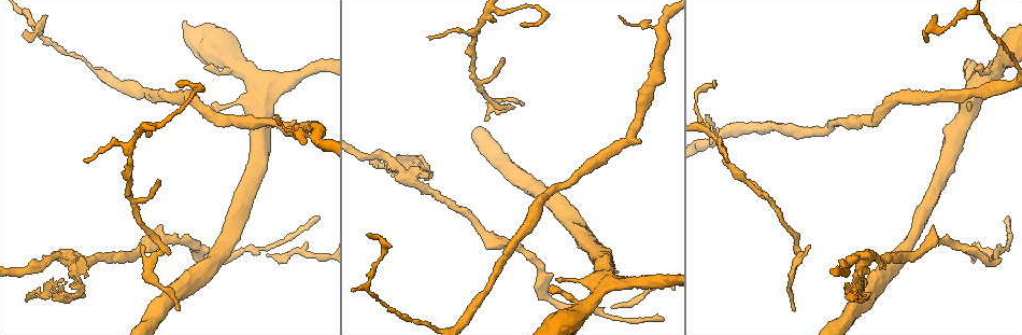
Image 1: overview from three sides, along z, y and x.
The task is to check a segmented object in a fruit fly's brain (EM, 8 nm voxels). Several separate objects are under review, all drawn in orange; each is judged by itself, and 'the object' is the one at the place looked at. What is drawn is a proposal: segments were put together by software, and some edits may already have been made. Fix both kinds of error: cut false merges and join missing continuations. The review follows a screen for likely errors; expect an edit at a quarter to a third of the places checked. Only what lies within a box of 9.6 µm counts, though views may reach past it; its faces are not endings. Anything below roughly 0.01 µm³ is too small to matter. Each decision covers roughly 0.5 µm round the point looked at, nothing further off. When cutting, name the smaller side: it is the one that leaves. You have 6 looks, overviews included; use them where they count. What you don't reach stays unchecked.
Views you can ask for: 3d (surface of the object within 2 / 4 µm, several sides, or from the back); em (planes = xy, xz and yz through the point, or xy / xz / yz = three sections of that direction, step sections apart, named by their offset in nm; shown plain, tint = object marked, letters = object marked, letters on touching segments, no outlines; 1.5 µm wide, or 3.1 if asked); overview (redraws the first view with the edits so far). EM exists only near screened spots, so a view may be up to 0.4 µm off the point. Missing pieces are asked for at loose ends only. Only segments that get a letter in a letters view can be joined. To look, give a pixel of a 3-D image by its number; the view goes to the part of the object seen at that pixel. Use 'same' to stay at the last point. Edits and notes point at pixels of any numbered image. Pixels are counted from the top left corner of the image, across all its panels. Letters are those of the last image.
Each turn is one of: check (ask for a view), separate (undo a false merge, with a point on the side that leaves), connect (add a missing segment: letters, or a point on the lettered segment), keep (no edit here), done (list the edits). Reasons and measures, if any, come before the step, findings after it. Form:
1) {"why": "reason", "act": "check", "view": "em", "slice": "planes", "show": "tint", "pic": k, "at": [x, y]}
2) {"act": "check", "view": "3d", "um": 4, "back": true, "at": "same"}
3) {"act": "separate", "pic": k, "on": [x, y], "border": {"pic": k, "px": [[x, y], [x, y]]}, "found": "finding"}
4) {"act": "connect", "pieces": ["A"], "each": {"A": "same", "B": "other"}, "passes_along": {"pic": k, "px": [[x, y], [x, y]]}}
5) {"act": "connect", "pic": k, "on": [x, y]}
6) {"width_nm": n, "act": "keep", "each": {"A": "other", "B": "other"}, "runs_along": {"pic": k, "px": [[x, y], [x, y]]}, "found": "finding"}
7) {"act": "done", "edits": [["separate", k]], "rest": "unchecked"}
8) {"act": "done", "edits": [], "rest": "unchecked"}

{"why": "free end", "act": "check", "view": "3d", "um": 2, "back": true, "pic": 1, "at": [179, 310]}

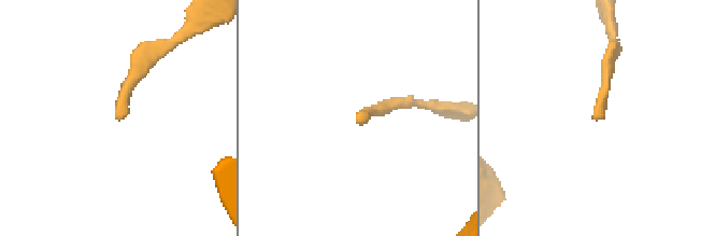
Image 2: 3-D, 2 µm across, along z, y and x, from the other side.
{"act": "check", "view": "em", "slice": "yz", "step": 4, "show": "tint", "pic": 2, "at": [358, 119]}

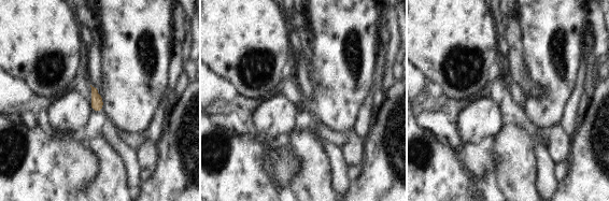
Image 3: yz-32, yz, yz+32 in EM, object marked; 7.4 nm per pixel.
{"act": "check", "view": "em", "slice": "planes", "show": "letters", "at": "same"}

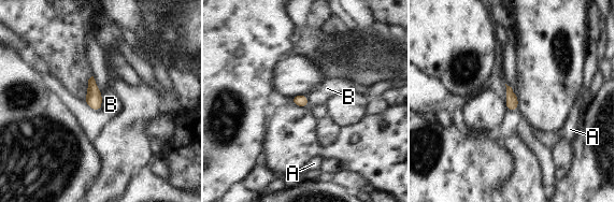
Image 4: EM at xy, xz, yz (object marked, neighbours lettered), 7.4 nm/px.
{"act": "keep", "each": {"A": "other", "B": "other"}, "border": {"pic": 4, "px": [[102, 94], [101, 110]]}, "found": "no lettered segment goes on from it"}

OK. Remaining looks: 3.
{"why": "free end", "act": "check", "view": "em", "slice": "planes", "show": "tint", "pic": 1, "at": [726, 159]}

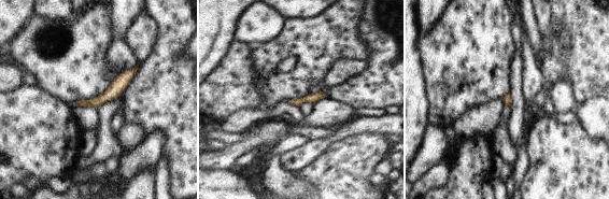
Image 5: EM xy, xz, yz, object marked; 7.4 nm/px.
{"why": "see the neighbours", "act": "check", "view": "em", "slice": "planes", "show": "letters", "at": "same"}

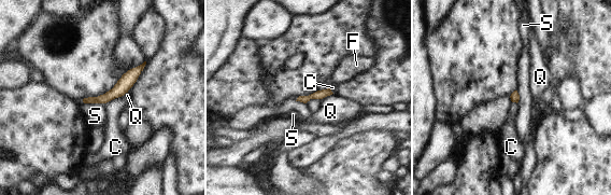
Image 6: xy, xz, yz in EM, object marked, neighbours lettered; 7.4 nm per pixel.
{"act": "keep", "each": {"C": "other", "F": "other", "Q": "other", "S": "other"}, "runs_along": {"pic": 6, "px": [[140, 68], [113, 94], [86, 100]]}, "found": "no lettered segment goes on from it"}

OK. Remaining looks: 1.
{"act": "done", "edits": [], "rest": "unchecked"}

